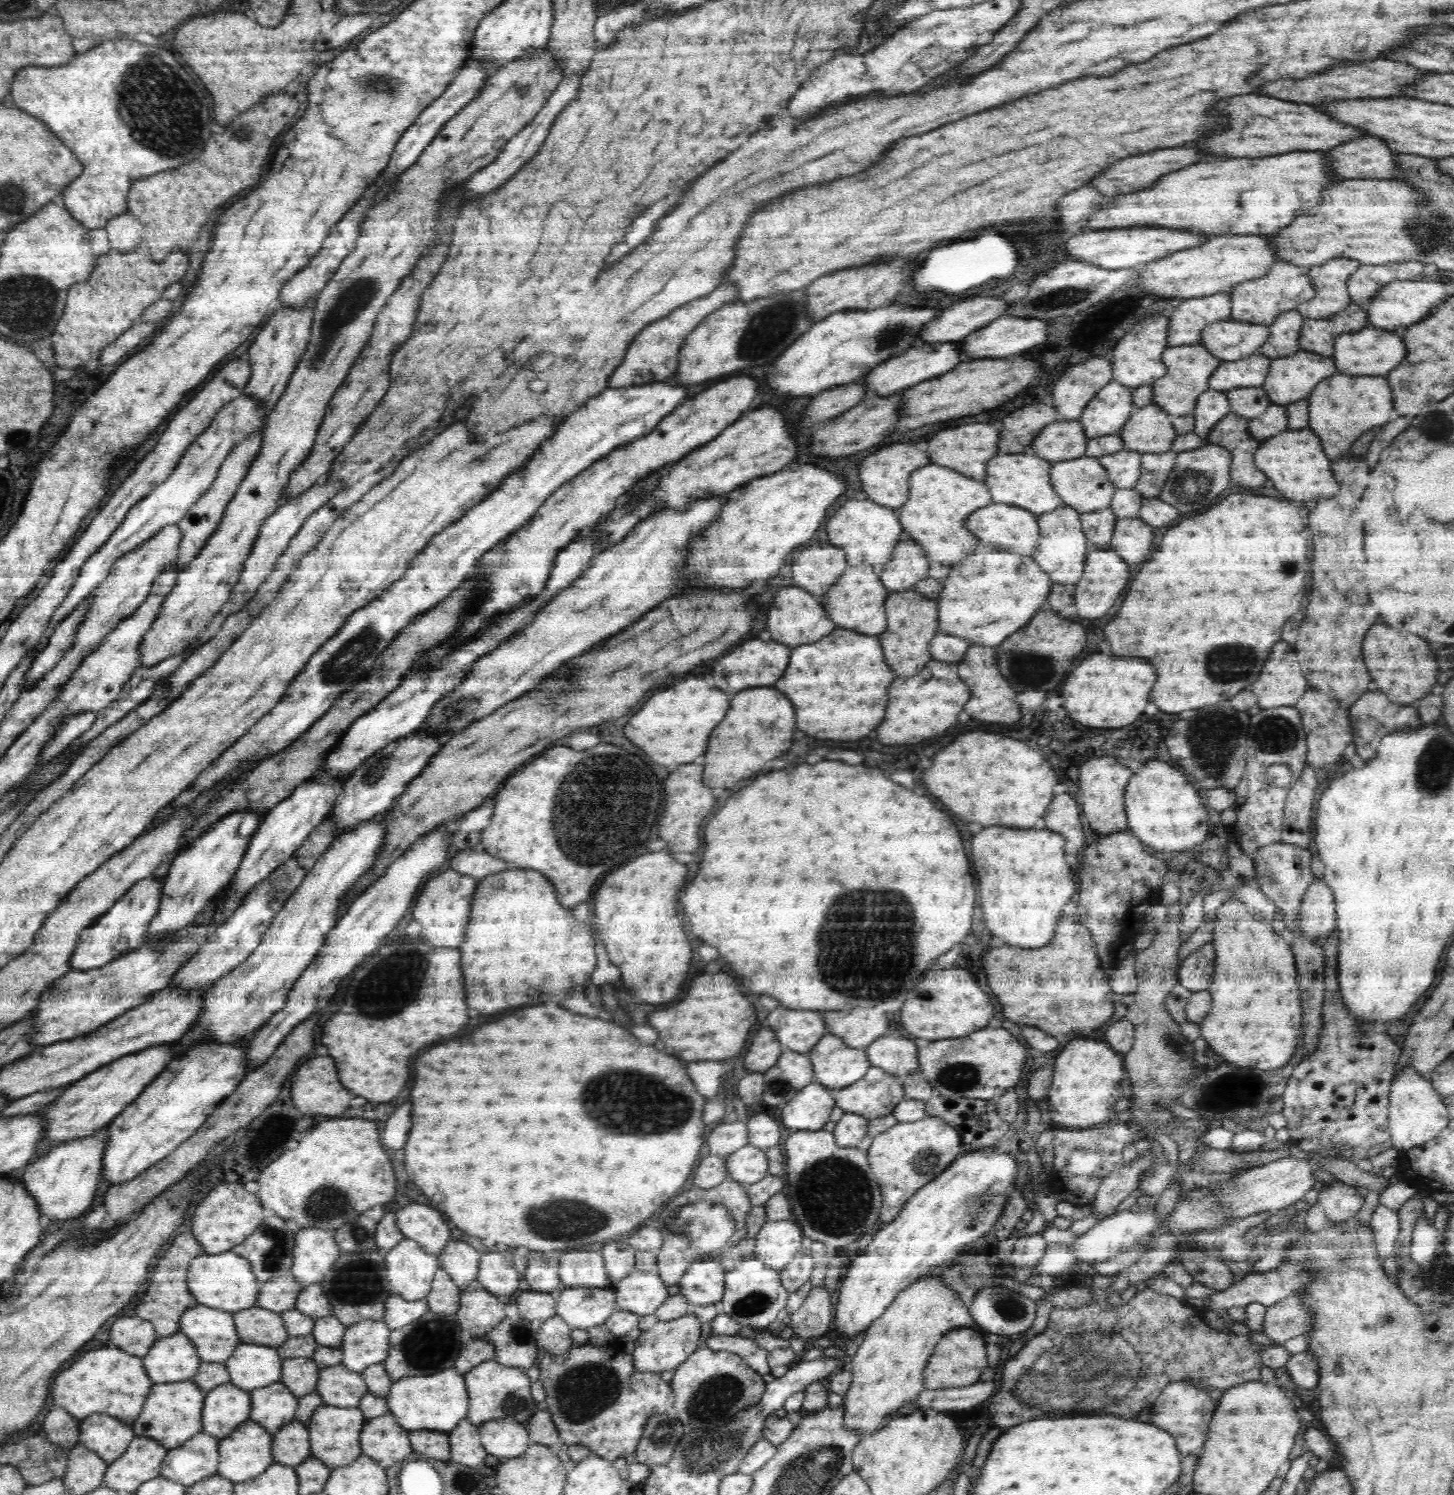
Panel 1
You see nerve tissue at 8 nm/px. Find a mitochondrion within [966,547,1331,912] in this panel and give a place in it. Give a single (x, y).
(1213, 751)

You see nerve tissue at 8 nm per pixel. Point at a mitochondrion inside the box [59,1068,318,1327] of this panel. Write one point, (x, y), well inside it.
(274, 1257)

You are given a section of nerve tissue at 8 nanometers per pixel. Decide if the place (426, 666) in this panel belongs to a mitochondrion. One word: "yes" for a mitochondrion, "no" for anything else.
no

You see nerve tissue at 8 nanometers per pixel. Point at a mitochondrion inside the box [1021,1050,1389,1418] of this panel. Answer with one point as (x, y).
(1221, 1095)

